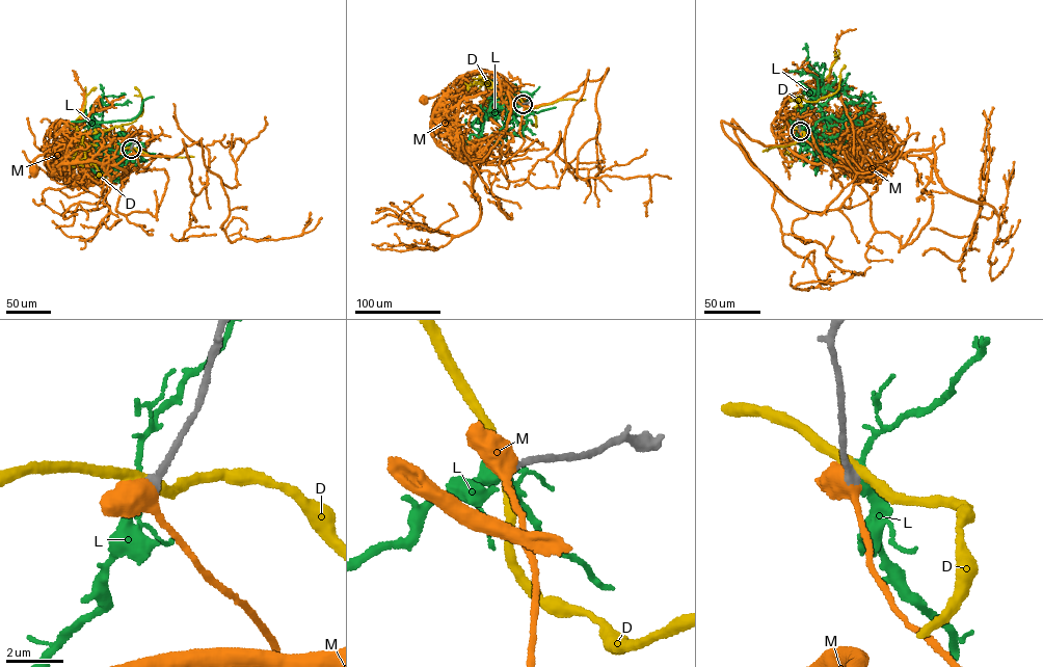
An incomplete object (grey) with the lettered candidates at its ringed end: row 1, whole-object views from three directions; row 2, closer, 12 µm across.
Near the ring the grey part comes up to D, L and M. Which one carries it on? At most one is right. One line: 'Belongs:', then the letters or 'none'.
Belongs: M

